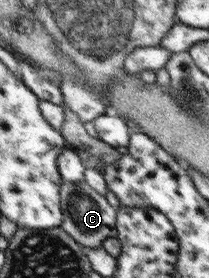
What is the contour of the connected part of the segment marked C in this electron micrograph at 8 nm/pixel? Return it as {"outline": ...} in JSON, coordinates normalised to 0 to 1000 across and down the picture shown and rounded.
{"outline":[[[402,647],[359,658],[297,651],[287,752],[301,766],[301,799],[287,799],[287,817],[388,885],[474,892],[507,856],[555,849],[560,752],[522,734],[502,701],[445,683]]]}

